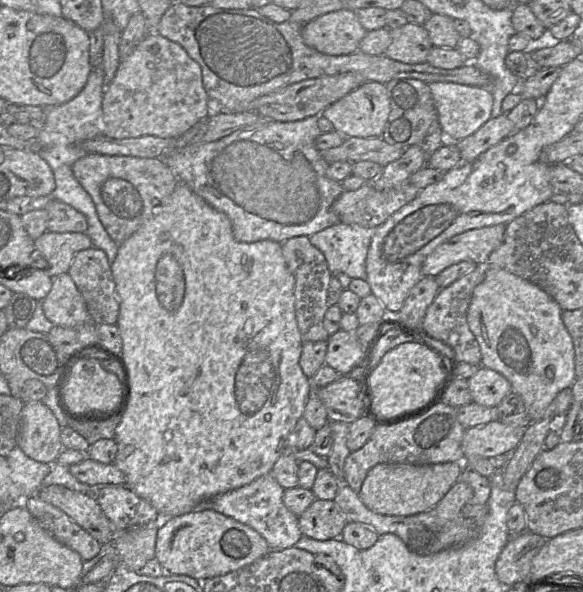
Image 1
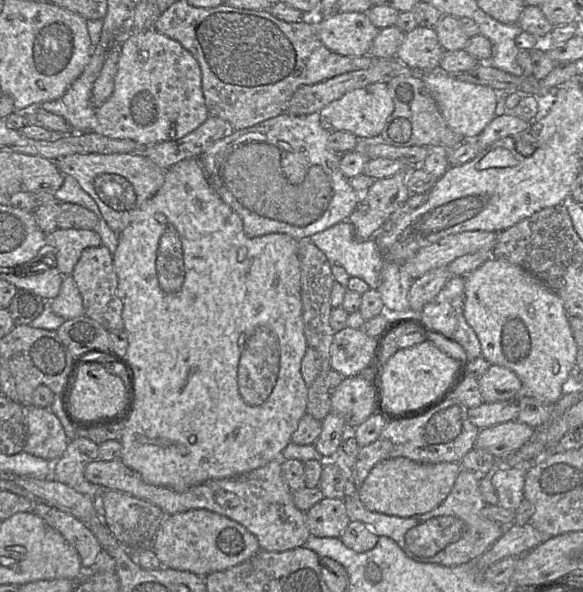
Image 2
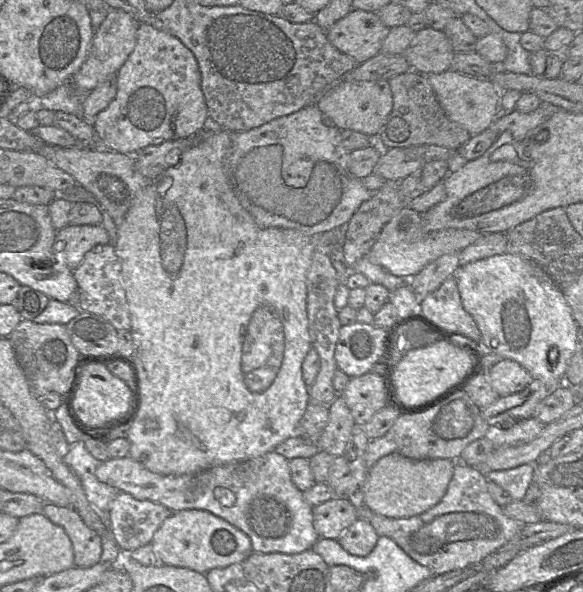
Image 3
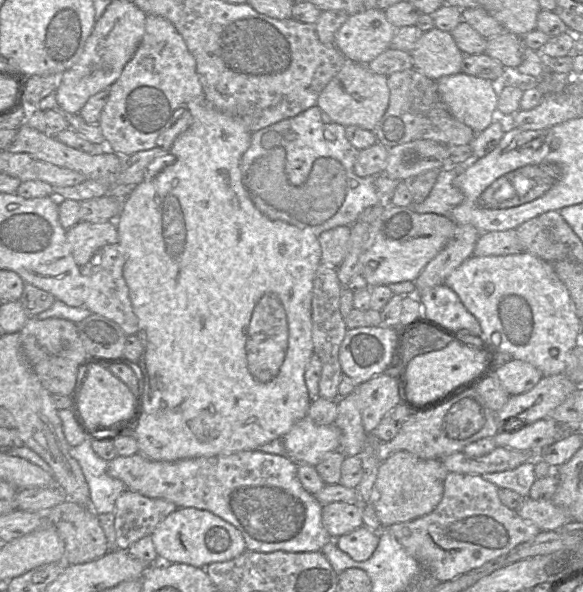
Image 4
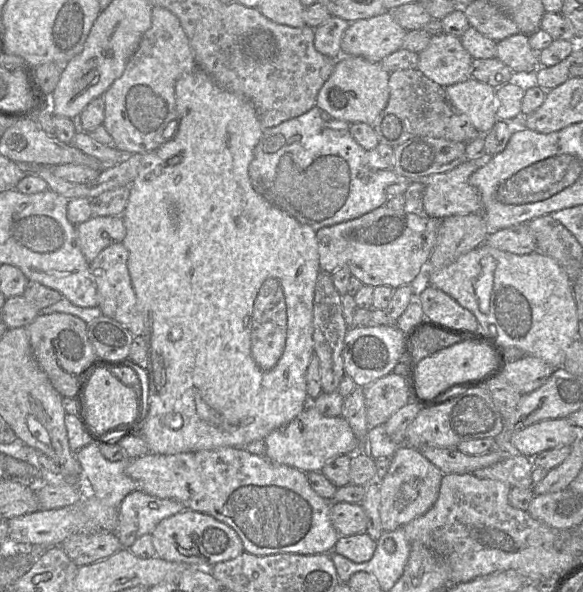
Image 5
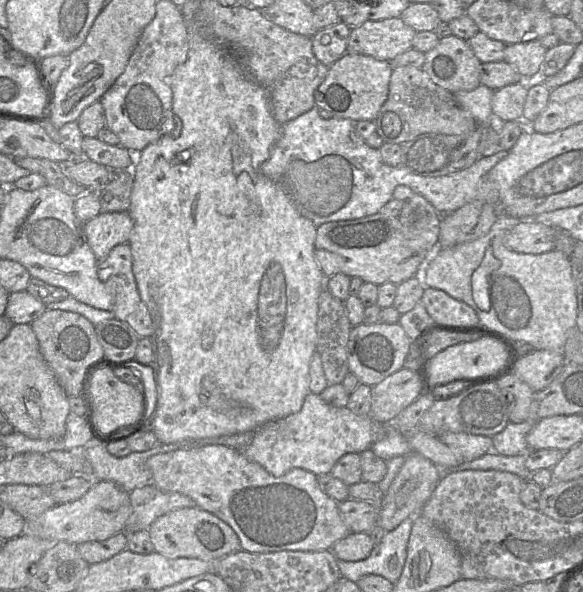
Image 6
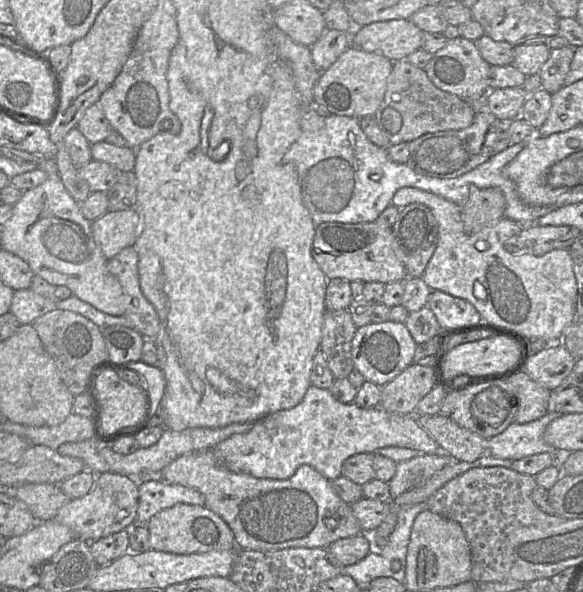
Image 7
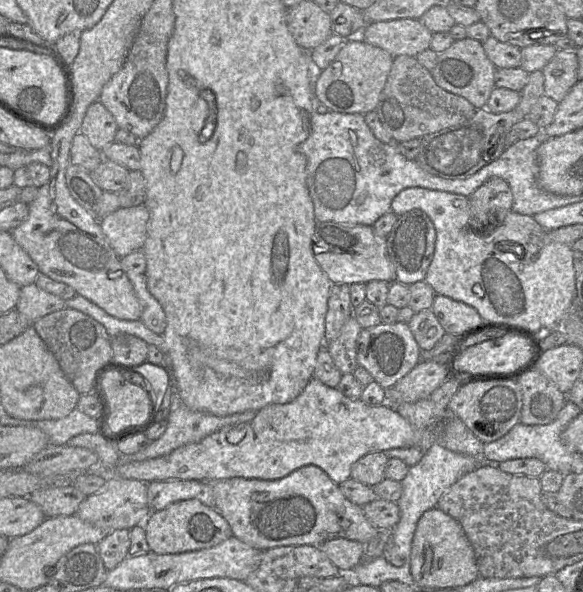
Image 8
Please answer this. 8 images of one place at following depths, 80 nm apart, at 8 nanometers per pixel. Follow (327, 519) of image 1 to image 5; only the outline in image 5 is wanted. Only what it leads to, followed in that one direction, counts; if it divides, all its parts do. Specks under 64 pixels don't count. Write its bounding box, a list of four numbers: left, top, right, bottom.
[330,502,367,536]

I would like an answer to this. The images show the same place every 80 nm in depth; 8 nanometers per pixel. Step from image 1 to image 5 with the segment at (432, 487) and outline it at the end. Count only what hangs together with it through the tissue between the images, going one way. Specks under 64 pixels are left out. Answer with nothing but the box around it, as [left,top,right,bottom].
[380,445,444,532]

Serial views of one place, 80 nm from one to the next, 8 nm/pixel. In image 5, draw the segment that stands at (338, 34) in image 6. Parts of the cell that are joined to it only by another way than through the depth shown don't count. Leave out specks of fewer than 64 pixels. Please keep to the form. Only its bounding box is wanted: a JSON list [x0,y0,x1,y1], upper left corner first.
[314,16,349,59]

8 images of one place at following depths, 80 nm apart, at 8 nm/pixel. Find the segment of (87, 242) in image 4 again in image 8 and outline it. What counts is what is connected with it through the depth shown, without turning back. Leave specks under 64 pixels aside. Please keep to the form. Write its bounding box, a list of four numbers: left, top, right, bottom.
[99,204,149,258]

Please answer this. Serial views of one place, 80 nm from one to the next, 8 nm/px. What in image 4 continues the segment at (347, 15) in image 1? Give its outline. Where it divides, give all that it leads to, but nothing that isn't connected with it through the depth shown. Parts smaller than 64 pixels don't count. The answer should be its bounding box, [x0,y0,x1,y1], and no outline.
[334,9,396,65]

